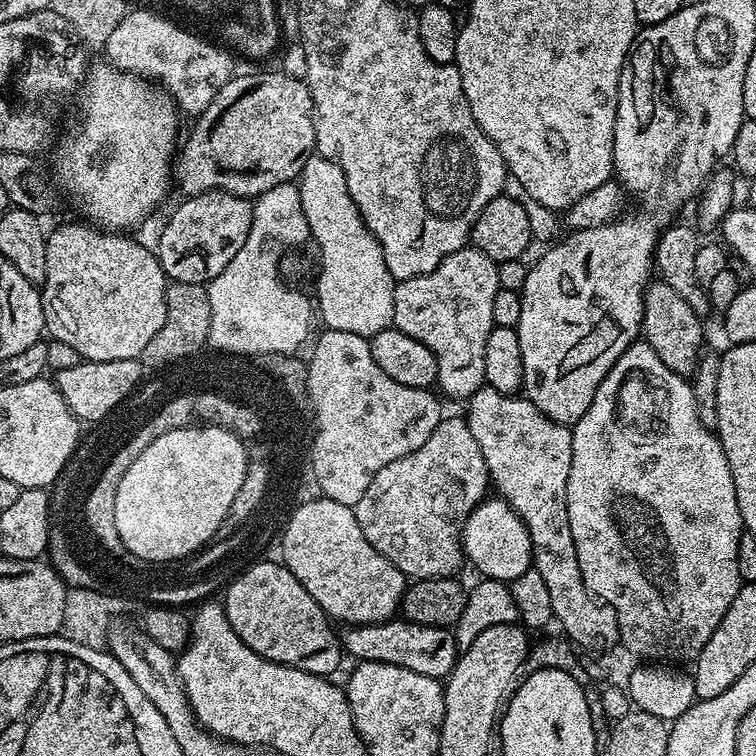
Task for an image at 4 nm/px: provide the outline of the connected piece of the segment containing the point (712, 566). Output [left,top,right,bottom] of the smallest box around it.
[566,342,742,666]

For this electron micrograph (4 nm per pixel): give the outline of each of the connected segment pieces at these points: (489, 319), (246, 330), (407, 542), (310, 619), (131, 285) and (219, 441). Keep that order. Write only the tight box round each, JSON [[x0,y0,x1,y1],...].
[[392,246,500,402],[208,183,314,352],[354,415,490,580],[224,563,342,678],[42,223,170,362],[114,426,241,556]]

